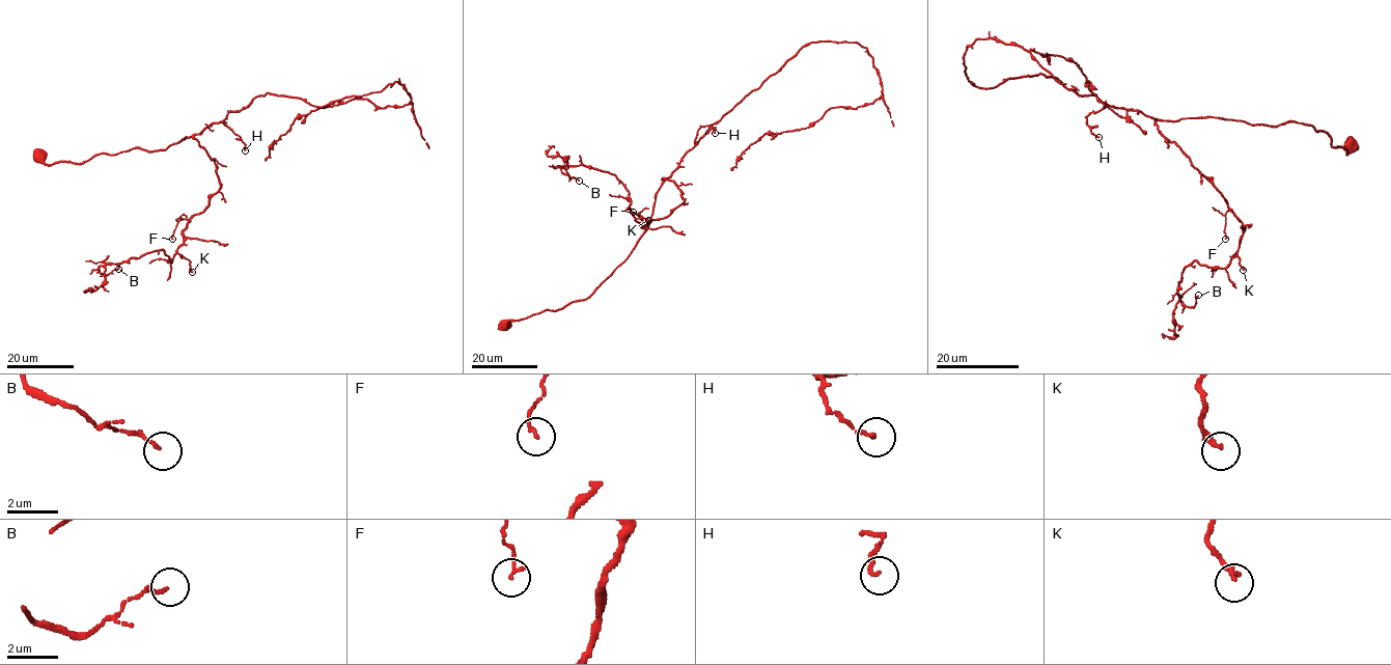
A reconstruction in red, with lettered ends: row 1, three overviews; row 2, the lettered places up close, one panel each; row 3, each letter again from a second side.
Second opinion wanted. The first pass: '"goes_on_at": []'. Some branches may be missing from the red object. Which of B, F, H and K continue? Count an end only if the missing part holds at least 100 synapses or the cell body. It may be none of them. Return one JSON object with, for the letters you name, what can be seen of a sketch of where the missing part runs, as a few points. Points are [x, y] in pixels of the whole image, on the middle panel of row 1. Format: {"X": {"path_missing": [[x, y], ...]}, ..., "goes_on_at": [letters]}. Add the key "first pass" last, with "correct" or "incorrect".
{"goes_on_at": [], "first pass": "correct"}

